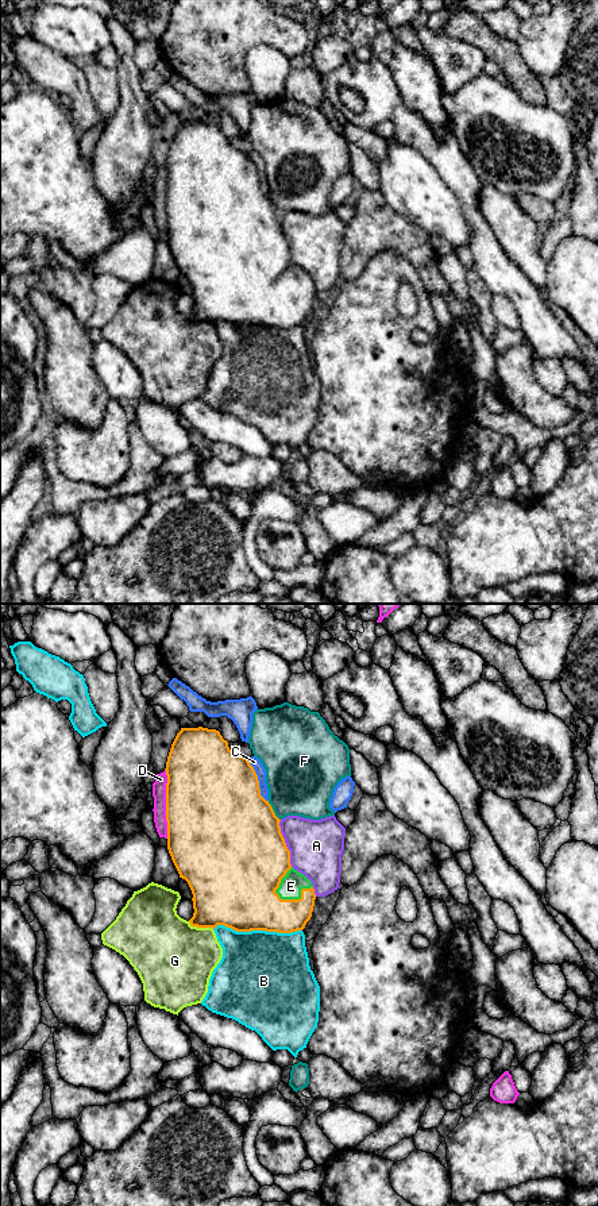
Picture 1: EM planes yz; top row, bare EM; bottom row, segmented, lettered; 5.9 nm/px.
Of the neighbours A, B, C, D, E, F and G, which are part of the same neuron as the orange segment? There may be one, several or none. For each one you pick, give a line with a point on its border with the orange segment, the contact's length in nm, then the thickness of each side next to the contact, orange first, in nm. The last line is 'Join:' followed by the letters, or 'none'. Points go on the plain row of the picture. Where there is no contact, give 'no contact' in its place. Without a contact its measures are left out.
E: meets orange in yz at (296, 295); contact 240 nm long; 300 nm thick on the orange side, 140 nm on the other
Join: E

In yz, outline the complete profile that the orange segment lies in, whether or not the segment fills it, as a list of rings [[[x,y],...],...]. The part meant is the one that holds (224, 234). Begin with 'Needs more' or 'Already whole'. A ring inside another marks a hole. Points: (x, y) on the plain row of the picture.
Needs more. [[[181,123],[166,157],[167,244],[171,255],[193,289],[192,321],[224,320],[236,327],[266,325],[292,328],[302,325],[312,312],[312,277],[290,259],[290,246],[281,228],[279,213],[261,190],[259,176],[248,154],[232,147],[219,126]]]

